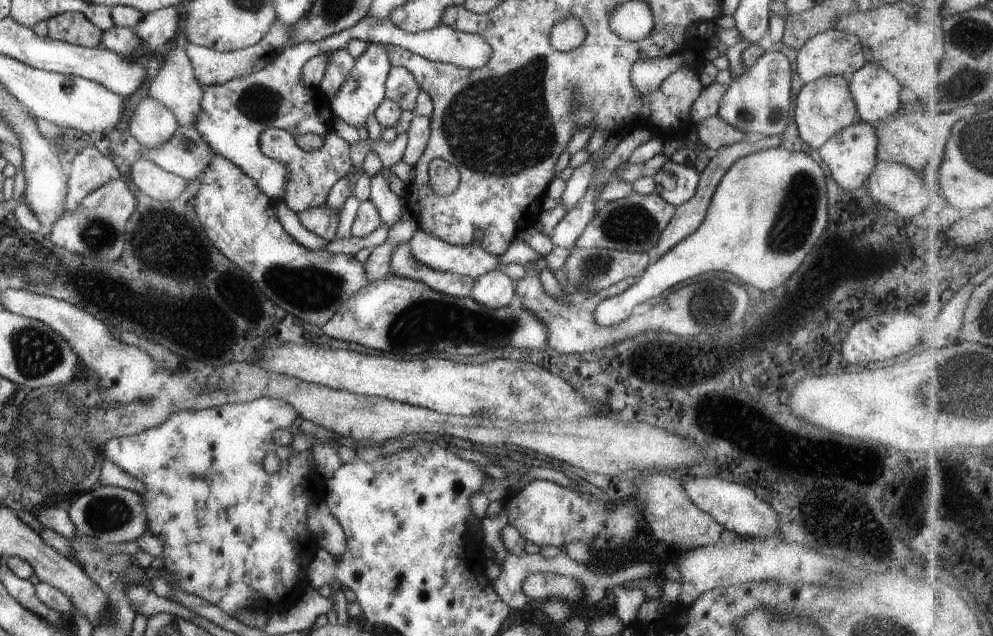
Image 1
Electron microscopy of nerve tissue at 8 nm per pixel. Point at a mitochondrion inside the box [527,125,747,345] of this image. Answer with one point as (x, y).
(631, 225)

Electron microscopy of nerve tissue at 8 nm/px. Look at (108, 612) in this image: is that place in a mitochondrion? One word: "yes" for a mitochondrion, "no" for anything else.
no

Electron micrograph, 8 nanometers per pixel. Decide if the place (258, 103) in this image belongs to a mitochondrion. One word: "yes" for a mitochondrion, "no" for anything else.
yes

